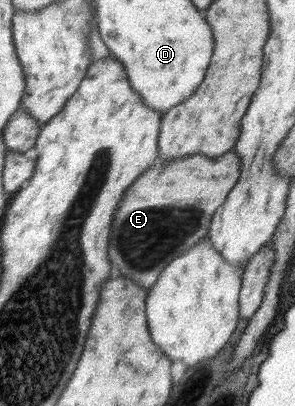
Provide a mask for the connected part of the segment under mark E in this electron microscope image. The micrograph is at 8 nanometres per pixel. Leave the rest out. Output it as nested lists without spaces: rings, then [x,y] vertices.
[[[234,150],[217,158],[193,154],[173,162],[158,160],[123,194],[111,224],[109,260],[114,273],[148,290],[167,264],[193,248],[208,230],[215,211],[241,177],[241,157]]]

